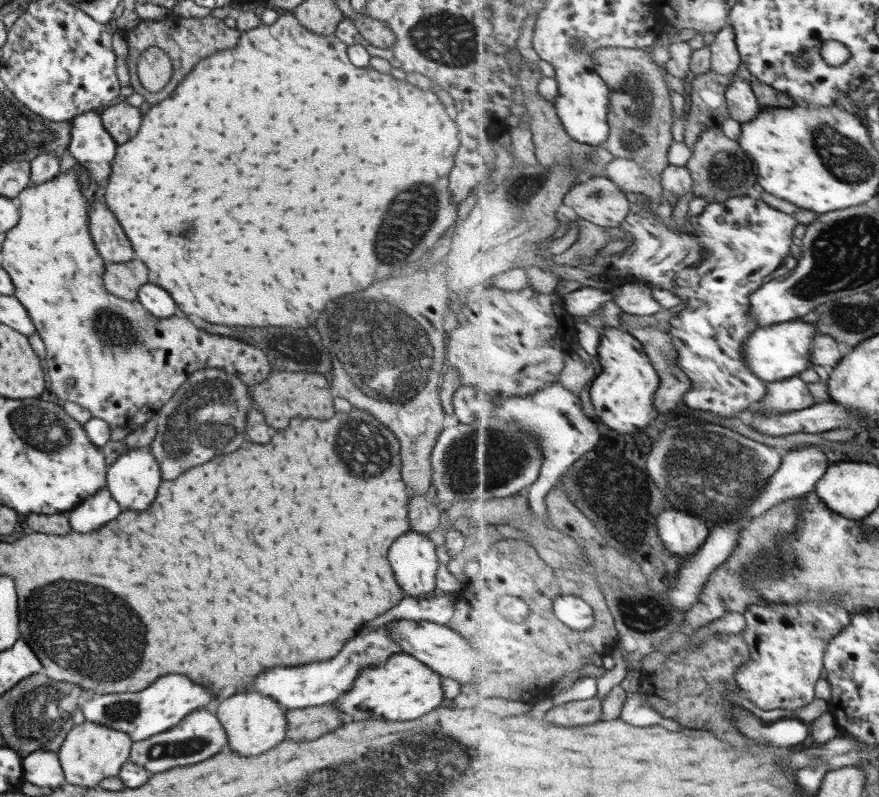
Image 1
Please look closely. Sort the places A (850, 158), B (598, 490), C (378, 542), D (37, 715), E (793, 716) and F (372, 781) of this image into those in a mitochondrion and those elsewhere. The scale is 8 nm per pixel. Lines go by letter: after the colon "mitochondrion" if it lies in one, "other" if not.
A: mitochondrion
B: mitochondrion
C: other
D: mitochondrion
E: other
F: mitochondrion

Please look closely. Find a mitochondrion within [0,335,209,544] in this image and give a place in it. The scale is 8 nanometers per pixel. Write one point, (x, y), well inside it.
(41, 428)

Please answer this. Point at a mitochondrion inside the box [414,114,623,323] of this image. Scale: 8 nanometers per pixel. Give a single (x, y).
(522, 191)

